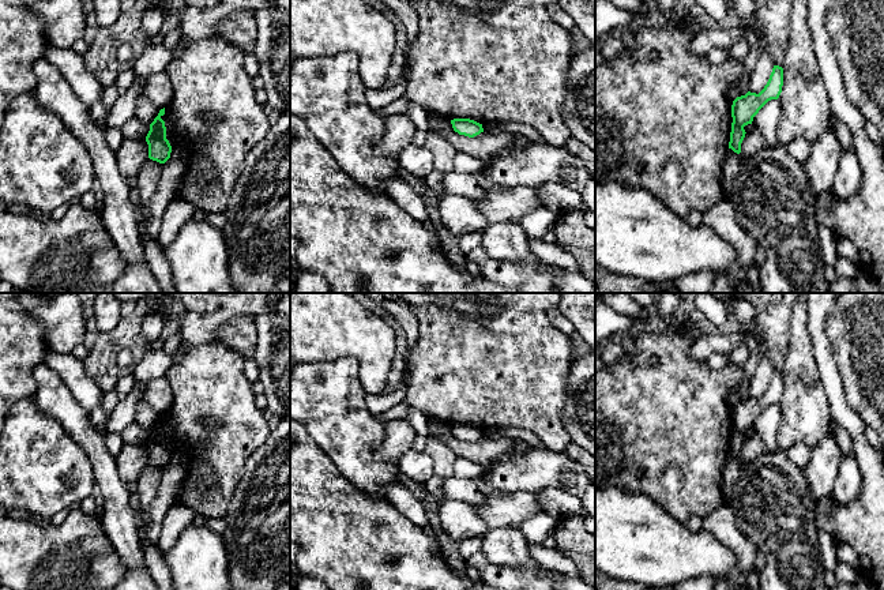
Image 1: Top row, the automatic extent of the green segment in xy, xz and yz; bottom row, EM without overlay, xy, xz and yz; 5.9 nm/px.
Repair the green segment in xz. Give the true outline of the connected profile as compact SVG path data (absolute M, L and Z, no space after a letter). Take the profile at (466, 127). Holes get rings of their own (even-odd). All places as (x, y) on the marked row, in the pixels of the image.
M454 119L451 120L452 128L459 135L474 138L484 132L482 124L470 119Z

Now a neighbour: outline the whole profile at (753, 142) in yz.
M752 128L745 134L741 143L741 158L751 158L764 147L767 147L764 136L757 129Z

